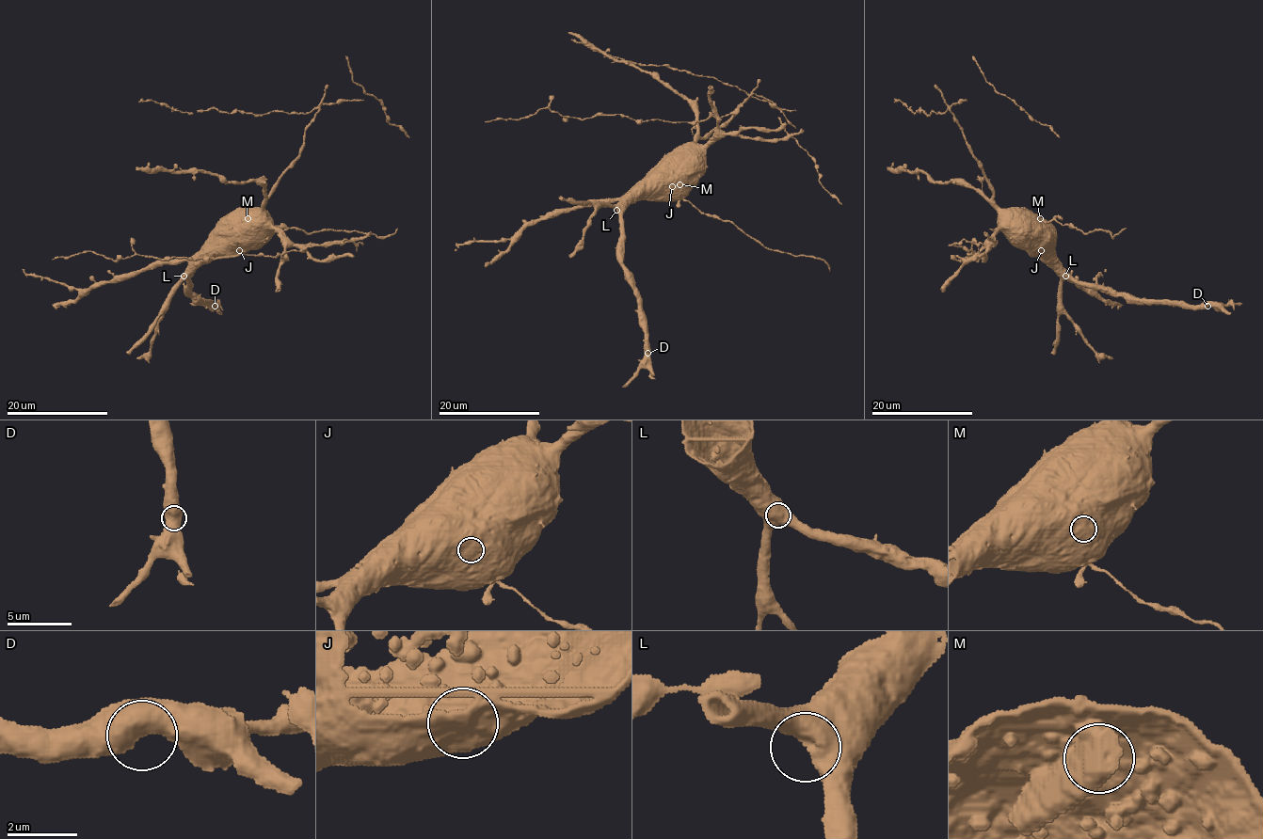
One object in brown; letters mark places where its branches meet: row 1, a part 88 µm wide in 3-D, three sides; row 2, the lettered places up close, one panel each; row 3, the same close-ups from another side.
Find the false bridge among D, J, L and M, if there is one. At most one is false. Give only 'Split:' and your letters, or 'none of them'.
Split: M

